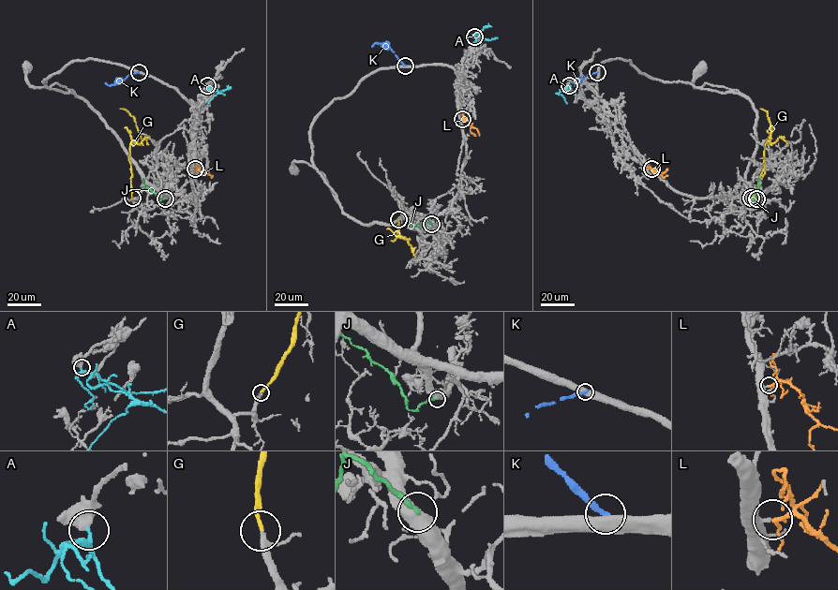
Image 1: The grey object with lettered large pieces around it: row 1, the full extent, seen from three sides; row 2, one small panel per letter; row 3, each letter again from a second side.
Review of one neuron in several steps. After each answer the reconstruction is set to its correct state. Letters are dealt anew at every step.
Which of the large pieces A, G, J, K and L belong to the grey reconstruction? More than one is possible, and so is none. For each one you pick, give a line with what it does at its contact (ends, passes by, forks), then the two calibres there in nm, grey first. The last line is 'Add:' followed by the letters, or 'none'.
G: It ends there. Thickness 220 nm (grey) against 180 nm
L: It passes by. Thickness 400 nm (grey) against 170 nm
Add: G, L

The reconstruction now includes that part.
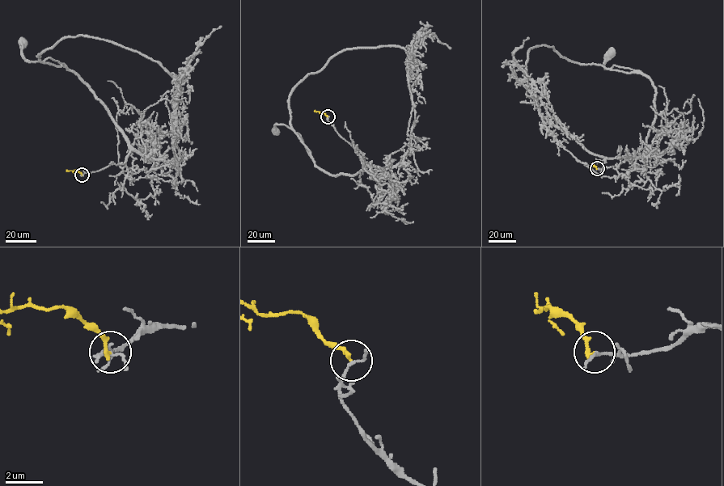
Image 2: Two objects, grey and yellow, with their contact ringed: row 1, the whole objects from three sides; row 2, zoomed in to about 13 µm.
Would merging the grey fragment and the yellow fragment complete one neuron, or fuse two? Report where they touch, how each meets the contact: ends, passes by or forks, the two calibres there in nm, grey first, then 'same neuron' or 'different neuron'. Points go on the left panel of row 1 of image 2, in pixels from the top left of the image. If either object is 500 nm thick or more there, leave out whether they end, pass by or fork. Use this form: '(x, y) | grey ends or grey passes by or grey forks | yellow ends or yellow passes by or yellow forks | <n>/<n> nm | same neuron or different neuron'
(82, 175) | grey passes by | yellow ends | 120/200 nm | different neuron

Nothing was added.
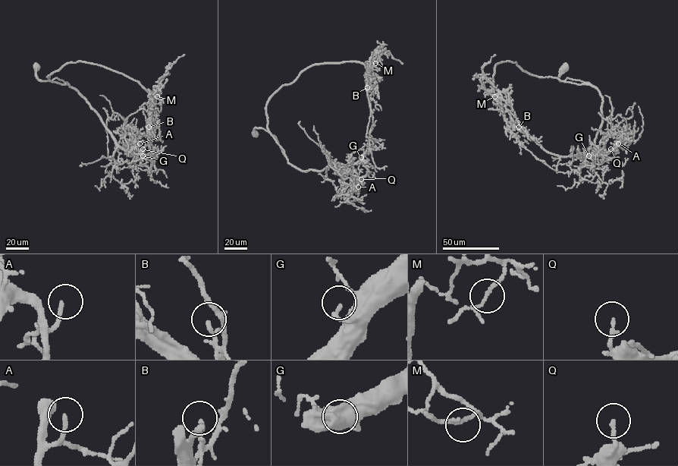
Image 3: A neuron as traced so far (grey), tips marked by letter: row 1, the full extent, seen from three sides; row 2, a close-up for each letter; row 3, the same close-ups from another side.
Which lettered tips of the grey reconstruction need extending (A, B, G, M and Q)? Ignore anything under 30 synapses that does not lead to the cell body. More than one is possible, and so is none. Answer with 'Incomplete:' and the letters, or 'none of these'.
Incomplete: A

